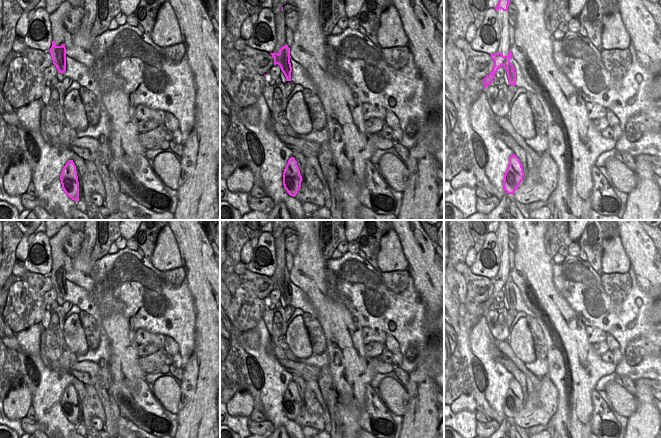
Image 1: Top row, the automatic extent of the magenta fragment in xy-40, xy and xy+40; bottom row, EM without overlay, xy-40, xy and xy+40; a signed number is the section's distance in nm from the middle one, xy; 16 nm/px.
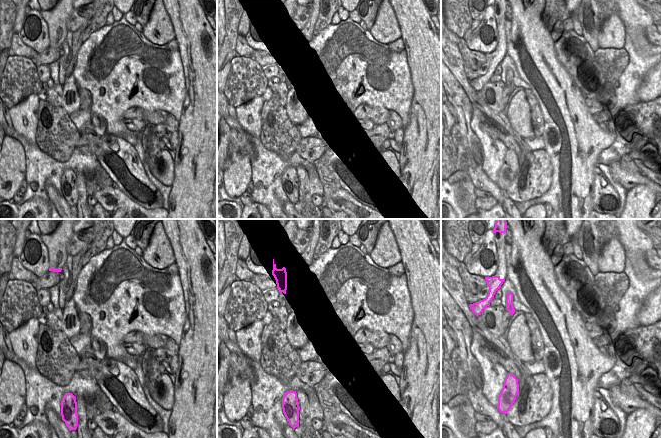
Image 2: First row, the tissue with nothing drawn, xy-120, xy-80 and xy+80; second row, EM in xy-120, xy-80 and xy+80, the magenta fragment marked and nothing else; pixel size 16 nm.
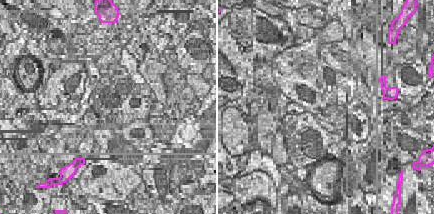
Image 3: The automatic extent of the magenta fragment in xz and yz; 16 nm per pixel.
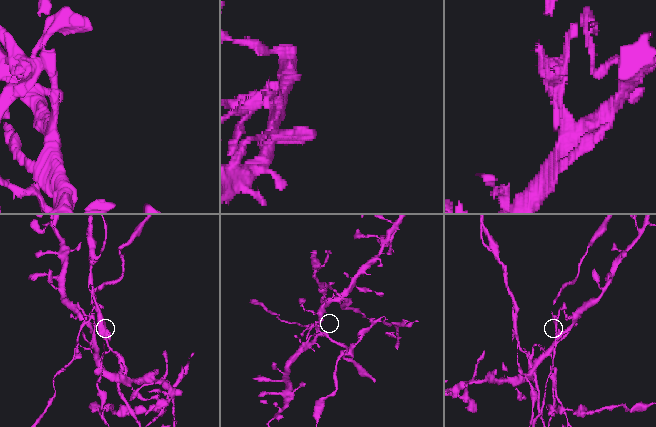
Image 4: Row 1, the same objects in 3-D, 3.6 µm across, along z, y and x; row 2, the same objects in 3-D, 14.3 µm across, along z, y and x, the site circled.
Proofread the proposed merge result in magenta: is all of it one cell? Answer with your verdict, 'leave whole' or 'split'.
split

